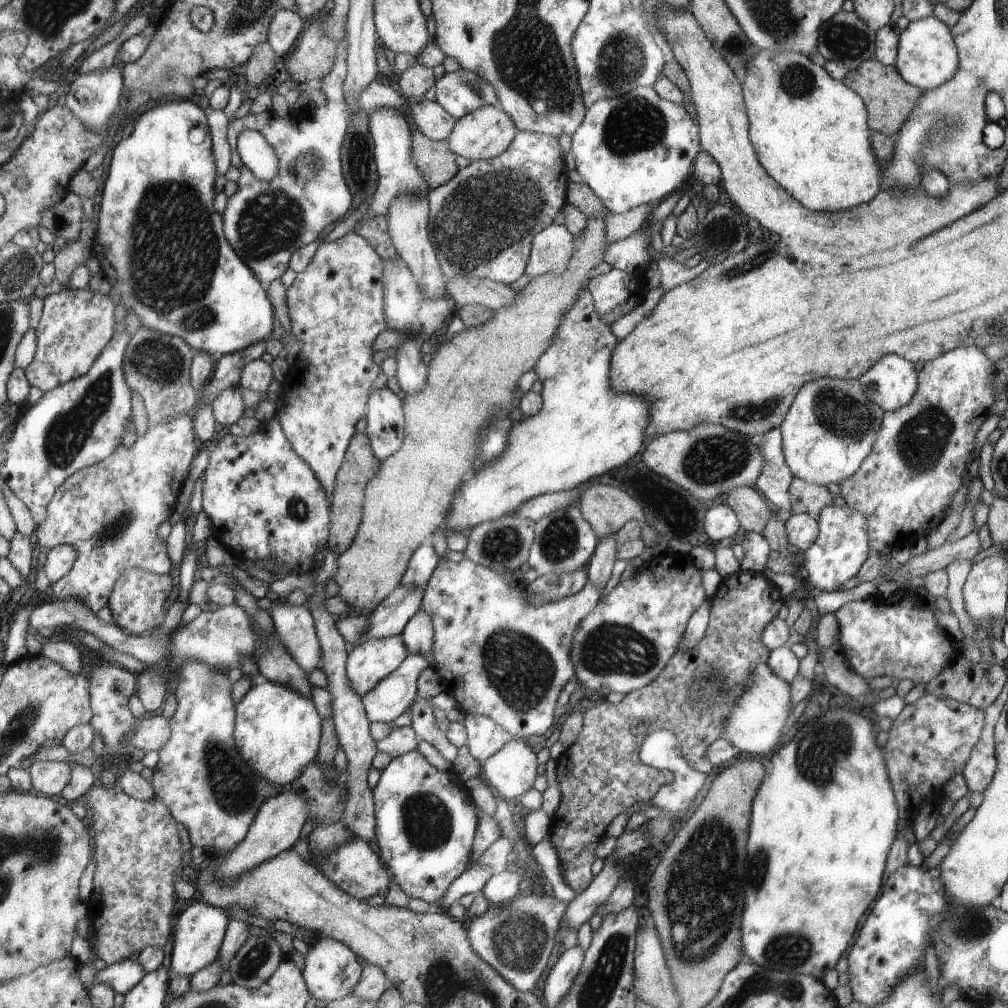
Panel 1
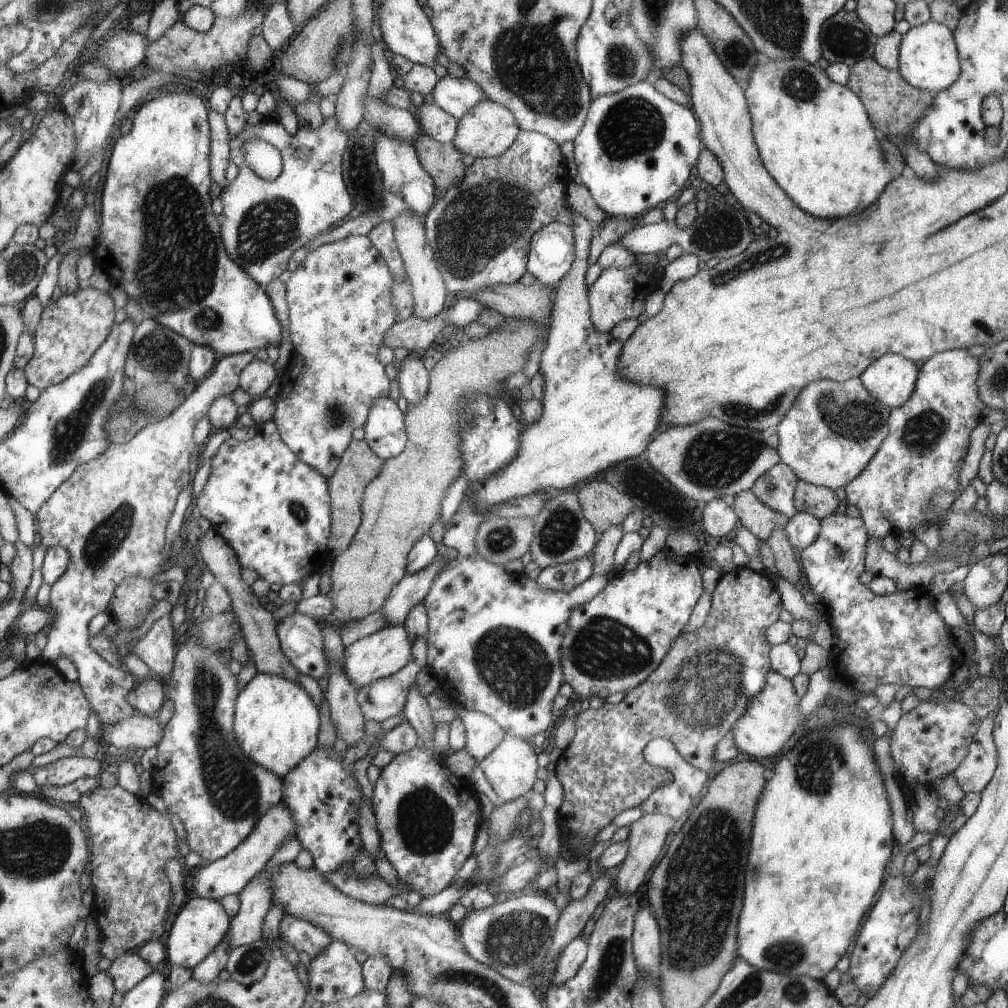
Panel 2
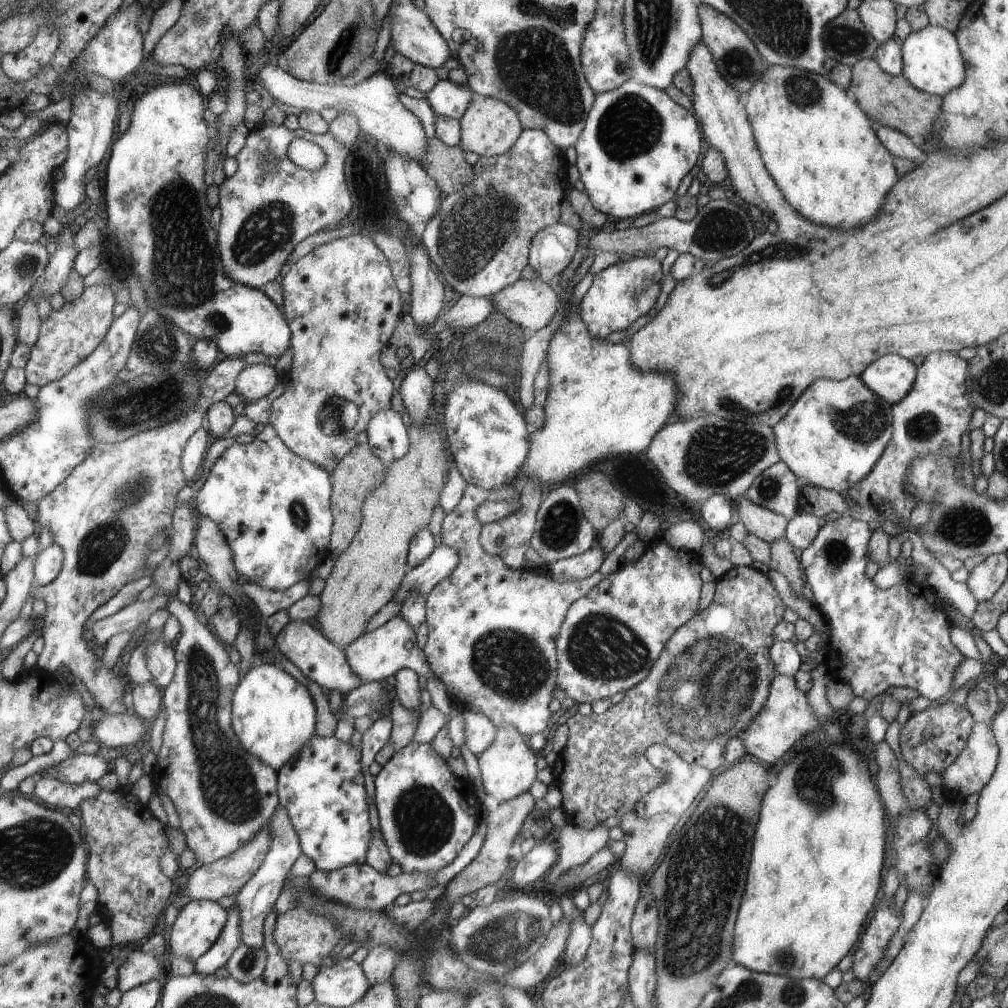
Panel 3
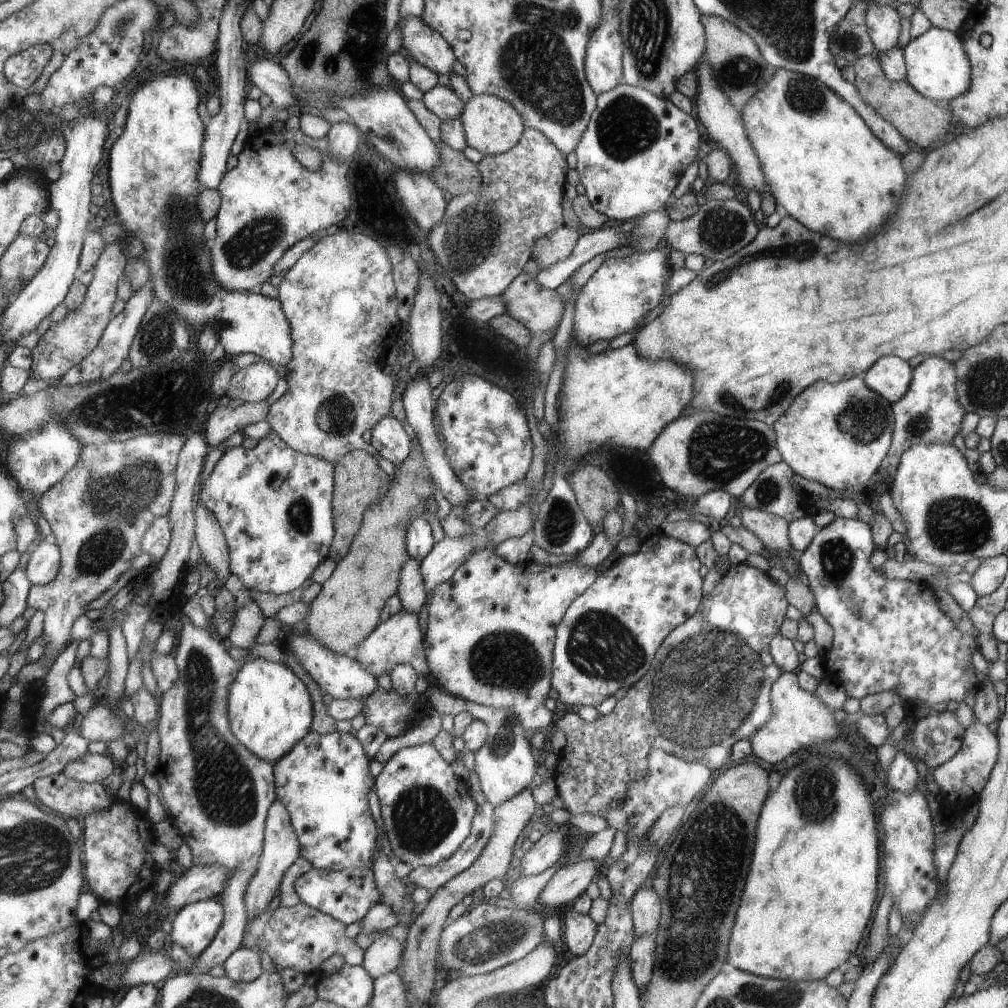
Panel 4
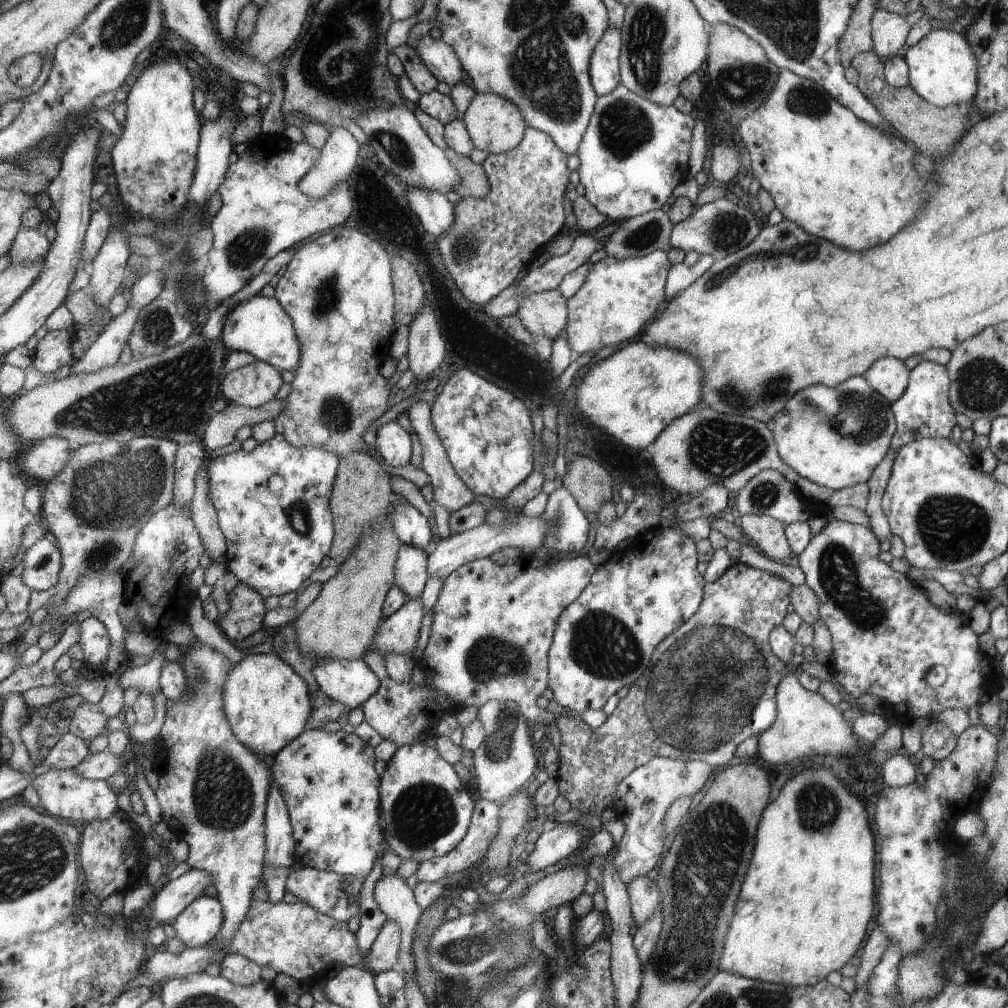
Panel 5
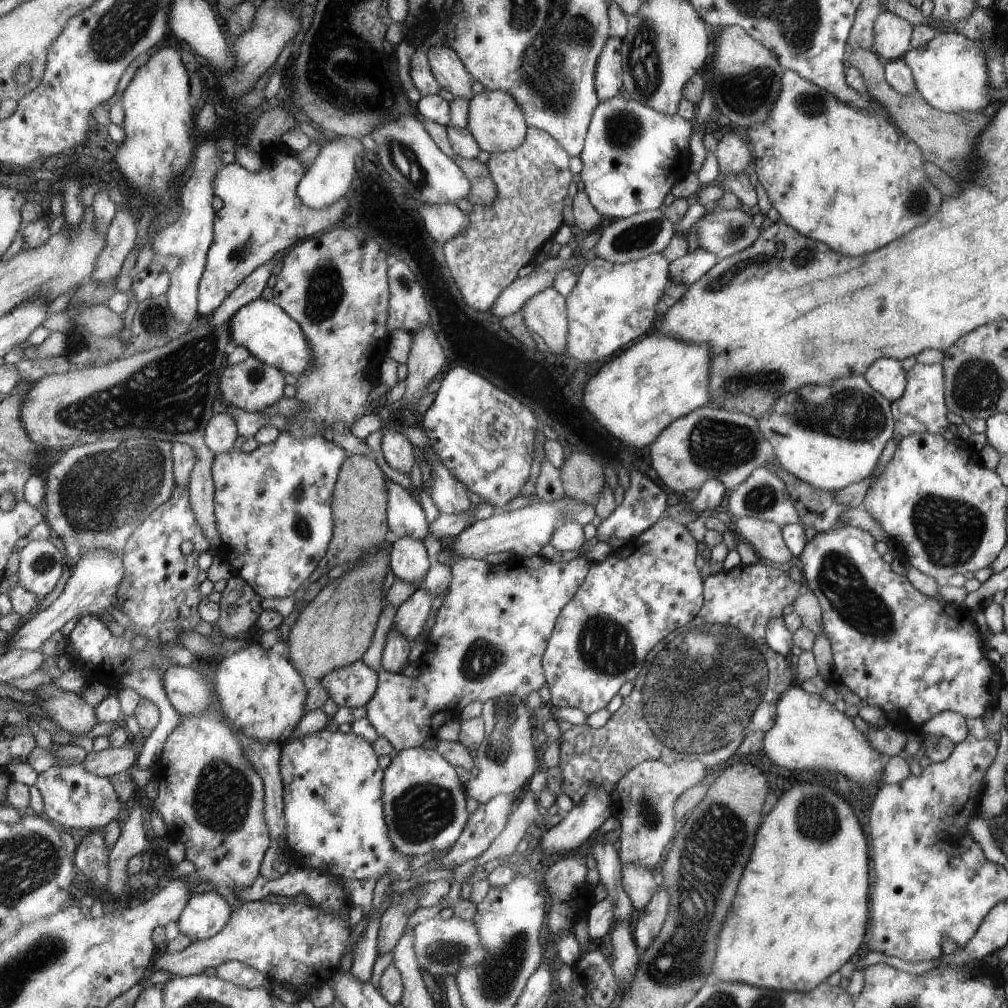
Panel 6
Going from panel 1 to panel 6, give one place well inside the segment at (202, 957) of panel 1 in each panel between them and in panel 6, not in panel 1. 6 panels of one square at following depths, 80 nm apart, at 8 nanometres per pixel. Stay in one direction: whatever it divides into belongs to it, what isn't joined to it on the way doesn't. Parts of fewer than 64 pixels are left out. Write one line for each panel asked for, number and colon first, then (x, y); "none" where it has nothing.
2: (202, 924)
3: (199, 923)
4: (194, 926)
5: (197, 925)
6: (207, 913)

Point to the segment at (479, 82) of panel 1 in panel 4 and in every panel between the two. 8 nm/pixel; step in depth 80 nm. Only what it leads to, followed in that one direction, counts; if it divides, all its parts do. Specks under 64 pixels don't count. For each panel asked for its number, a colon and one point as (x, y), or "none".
2: (454, 95)
3: (446, 99)
4: (441, 100)

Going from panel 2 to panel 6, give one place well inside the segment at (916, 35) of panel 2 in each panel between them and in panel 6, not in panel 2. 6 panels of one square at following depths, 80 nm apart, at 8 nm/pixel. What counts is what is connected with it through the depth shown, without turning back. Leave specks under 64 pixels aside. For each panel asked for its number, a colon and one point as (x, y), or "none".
3: (933, 63)
4: (938, 67)
5: (942, 69)
6: (950, 72)

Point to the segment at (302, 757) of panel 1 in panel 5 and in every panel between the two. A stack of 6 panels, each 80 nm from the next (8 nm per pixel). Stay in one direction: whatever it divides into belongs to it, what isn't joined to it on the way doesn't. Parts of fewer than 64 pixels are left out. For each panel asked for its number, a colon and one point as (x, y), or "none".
2: (275, 722)
3: (272, 715)
4: (269, 711)
5: (266, 703)

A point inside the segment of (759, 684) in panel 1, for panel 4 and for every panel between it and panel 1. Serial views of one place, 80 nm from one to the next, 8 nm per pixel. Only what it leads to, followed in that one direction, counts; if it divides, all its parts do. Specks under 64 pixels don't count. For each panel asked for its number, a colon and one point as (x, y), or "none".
2: (771, 715)
3: (785, 717)
4: (798, 719)

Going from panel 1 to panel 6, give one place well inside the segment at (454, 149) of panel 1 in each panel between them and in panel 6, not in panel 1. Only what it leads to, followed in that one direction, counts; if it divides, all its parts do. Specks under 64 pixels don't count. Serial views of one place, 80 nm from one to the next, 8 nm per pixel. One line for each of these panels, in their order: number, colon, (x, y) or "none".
2: (487, 129)
3: (489, 128)
4: (490, 125)
5: (494, 124)
6: (496, 122)

